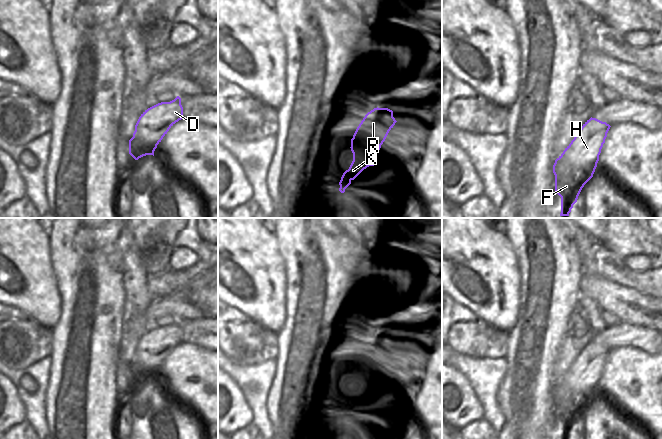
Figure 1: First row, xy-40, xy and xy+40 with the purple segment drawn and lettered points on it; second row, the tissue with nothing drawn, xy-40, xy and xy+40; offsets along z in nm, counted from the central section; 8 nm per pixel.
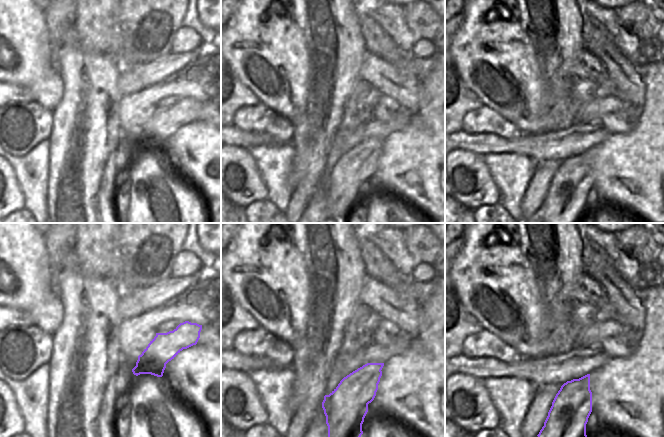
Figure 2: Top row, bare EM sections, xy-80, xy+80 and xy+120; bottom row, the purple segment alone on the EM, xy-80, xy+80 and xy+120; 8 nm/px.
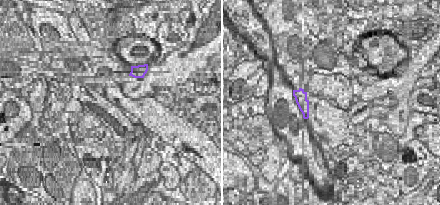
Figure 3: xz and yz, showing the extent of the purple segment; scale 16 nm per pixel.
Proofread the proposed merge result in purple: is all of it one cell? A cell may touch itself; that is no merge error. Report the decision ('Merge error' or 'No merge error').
No merge error

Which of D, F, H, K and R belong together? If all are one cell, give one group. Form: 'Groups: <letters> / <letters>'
Groups: D F H K R

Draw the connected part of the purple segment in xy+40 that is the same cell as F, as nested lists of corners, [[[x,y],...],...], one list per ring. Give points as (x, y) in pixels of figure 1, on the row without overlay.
[[[591,341],[583,348],[571,367],[555,384],[553,397],[555,399],[555,417],[561,421],[560,439],[569,439],[582,412],[593,401],[610,351],[606,346]]]

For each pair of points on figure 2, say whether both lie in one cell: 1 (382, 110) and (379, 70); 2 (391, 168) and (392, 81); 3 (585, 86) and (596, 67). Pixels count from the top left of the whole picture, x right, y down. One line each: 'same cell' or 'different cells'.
1: different cells
2: different cells
3: different cells

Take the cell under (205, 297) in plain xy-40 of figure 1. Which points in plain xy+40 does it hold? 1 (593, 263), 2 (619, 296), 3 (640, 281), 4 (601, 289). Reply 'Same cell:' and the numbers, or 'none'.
Same cell: 2, 4

